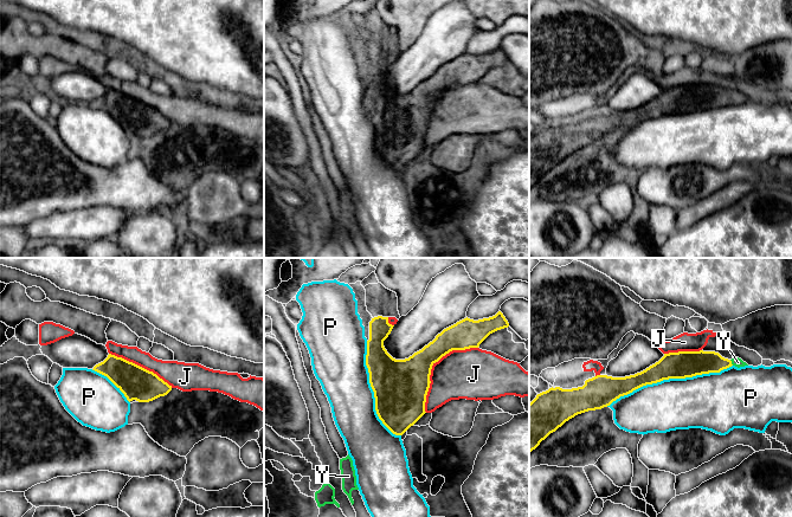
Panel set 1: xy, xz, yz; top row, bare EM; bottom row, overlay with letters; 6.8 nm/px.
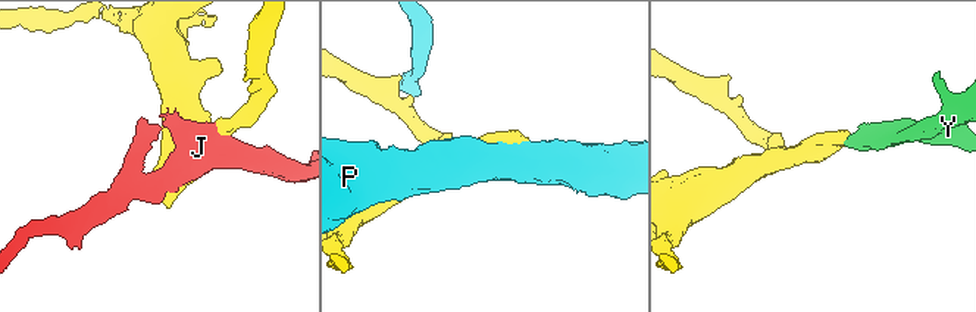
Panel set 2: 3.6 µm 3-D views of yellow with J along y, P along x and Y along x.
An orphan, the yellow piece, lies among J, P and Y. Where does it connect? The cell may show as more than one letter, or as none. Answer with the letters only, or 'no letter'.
Y

